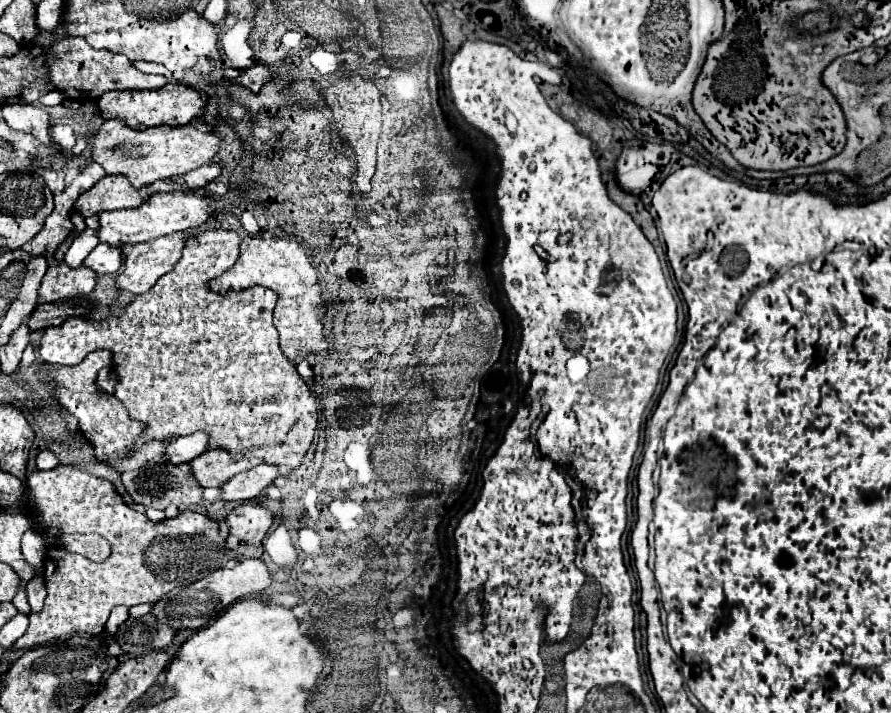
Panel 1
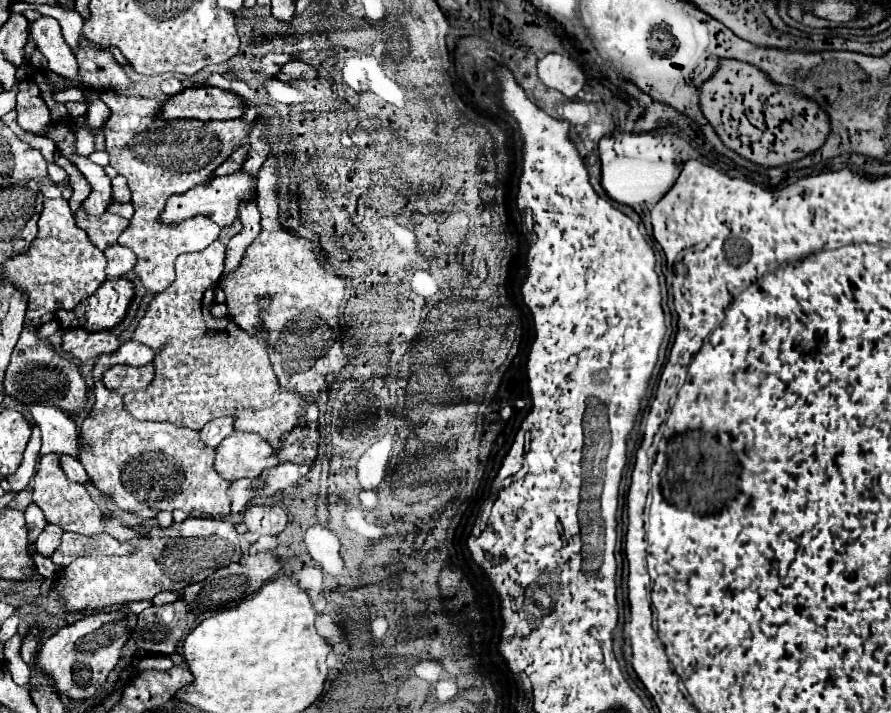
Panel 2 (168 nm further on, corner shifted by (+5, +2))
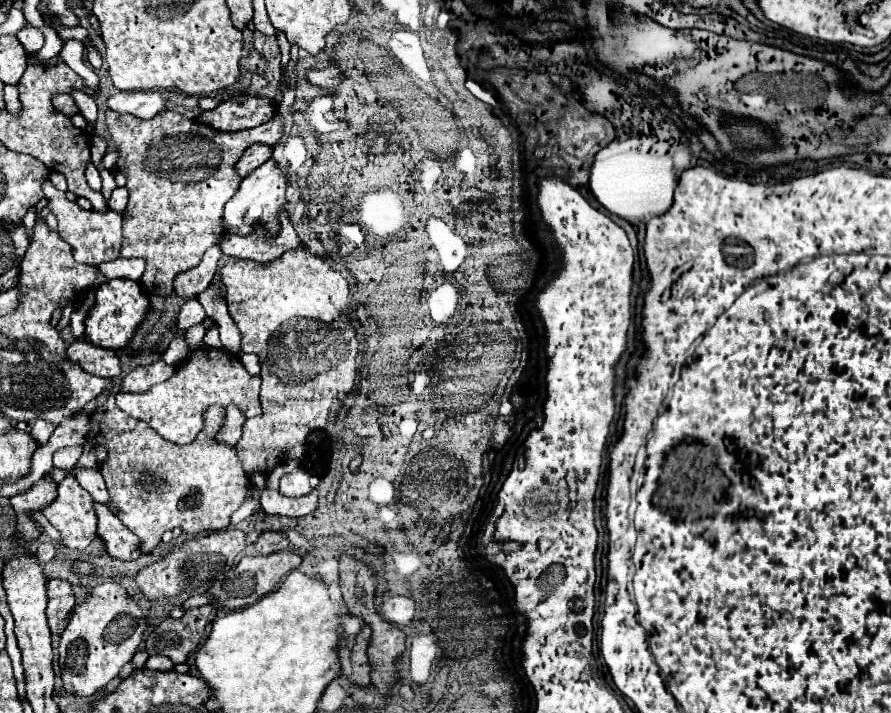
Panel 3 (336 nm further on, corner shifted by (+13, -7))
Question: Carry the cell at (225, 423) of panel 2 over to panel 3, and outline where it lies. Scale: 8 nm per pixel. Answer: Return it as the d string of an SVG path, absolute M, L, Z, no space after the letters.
M226 407L226 415L224 415L224 423L220 427L220 431L216 433L216 439L220 443L226 443L226 445L236 445L240 435L242 435L242 425L244 425L244 415L240 413L238 407Z

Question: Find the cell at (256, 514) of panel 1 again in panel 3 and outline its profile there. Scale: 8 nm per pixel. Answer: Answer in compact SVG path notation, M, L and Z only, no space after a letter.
M264 531L258 537L258 541L254 543L254 547L260 555L270 555L270 553L276 553L276 551L284 551L288 547L288 539L282 533L276 533L276 531Z

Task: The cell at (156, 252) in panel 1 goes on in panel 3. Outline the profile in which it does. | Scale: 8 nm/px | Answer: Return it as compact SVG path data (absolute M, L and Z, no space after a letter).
M112 109L106 111L106 125L110 133L110 141L116 147L118 159L122 167L118 169L126 175L126 189L130 193L128 207L124 211L124 241L120 249L120 257L140 257L146 261L146 271L140 277L140 285L146 293L168 297L172 293L174 275L196 267L200 263L204 251L216 243L220 243L222 229L222 209L224 203L234 195L240 185L240 175L234 173L236 159L240 159L242 151L252 143L276 143L280 137L282 121L274 117L268 123L262 123L254 129L244 129L236 133L224 133L210 129L204 123L186 119L174 111L160 111L150 121L144 121L134 115L116 113Z

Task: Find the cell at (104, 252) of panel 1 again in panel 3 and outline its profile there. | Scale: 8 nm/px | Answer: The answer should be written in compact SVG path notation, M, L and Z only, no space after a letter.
M118 257L114 261L106 261L106 263L98 265L98 269L106 279L132 279L132 281L138 281L140 275L144 273L144 259Z

